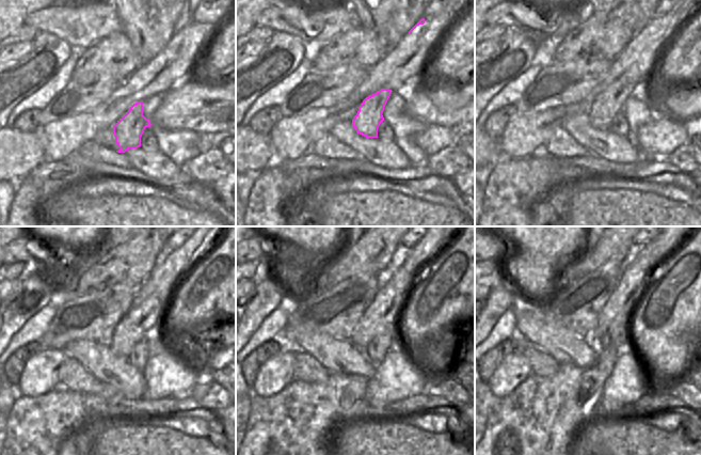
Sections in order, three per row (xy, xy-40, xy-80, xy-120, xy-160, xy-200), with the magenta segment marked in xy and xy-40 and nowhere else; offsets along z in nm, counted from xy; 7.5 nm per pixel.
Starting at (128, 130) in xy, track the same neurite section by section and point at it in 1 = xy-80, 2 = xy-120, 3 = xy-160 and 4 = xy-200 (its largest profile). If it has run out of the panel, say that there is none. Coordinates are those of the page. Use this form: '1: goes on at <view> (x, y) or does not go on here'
1: goes on at xy-80 (609, 103)
2: goes on at xy-120 (140, 320)
3: goes on at xy-160 (383, 314)
4: goes on at xy-200 (620, 308)

